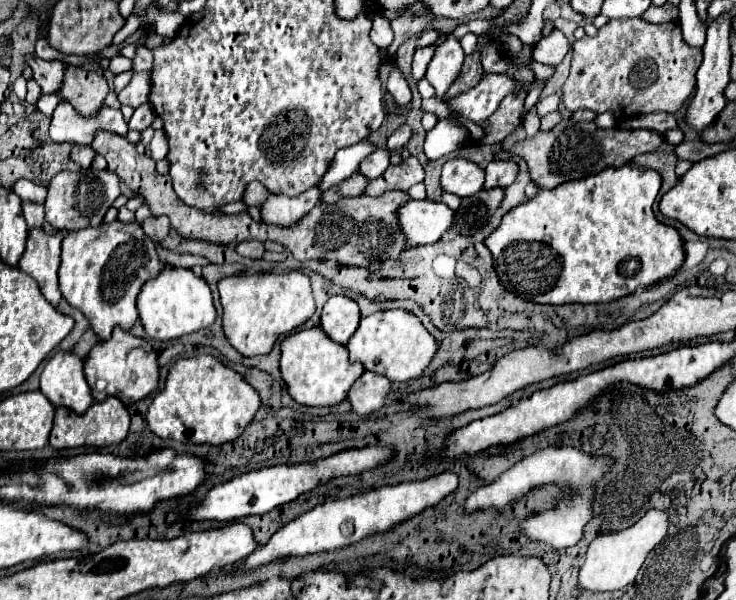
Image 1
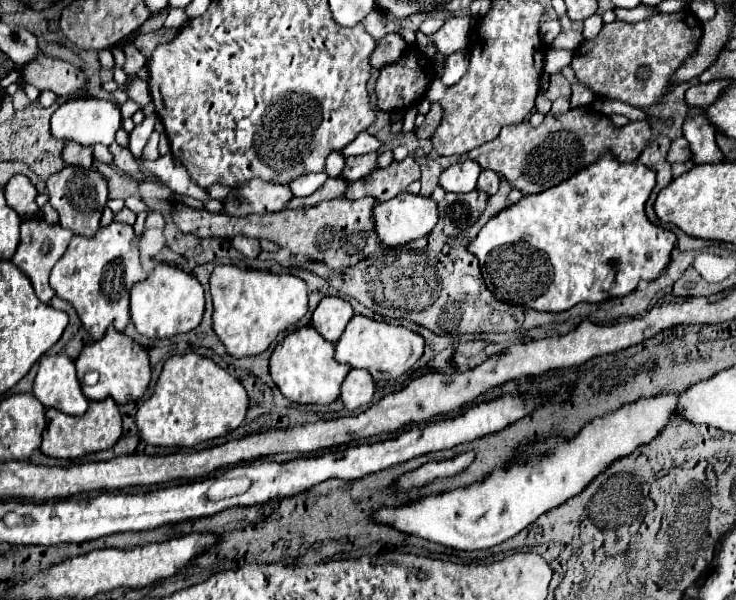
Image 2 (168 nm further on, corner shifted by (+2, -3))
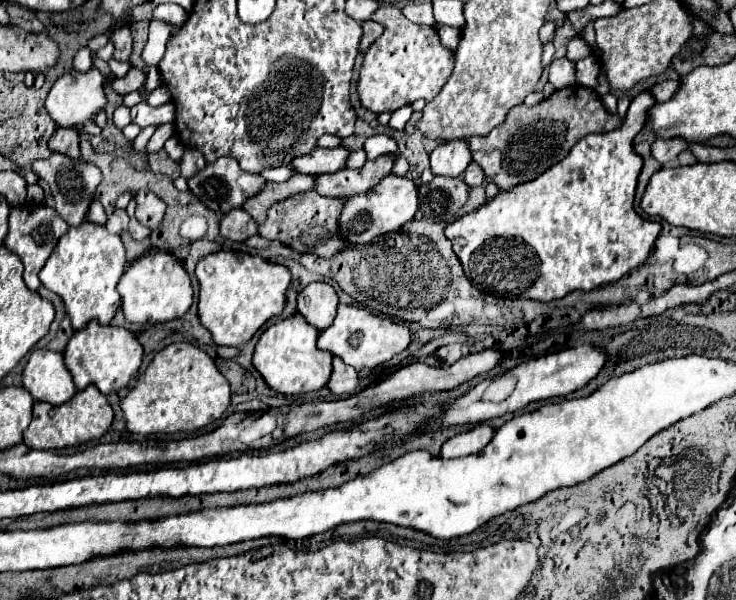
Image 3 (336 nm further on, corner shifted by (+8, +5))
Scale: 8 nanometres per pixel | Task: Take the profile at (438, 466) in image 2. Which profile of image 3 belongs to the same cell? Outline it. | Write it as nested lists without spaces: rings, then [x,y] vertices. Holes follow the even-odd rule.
[[[479,425],[471,431],[459,433],[459,435],[451,437],[447,443],[443,443],[443,447],[439,451],[439,457],[441,459],[455,459],[455,457],[465,457],[465,455],[477,453],[491,441],[493,433],[495,431],[487,425]]]

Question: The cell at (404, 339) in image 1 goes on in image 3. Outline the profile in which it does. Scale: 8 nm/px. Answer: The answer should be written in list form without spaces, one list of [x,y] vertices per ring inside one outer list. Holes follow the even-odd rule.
[[[339,305],[337,317],[331,323],[331,327],[319,333],[317,347],[331,351],[335,357],[341,357],[347,365],[355,367],[357,371],[363,371],[363,369],[375,369],[377,365],[391,361],[395,355],[399,355],[409,347],[409,341],[411,331],[405,323],[393,323],[387,317],[367,313],[365,309],[353,305]]]

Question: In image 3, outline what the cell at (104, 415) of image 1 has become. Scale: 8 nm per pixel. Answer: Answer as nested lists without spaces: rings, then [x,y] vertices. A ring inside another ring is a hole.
[[[87,387],[77,391],[73,399],[55,407],[49,403],[33,405],[33,421],[23,433],[23,443],[31,449],[63,449],[73,445],[83,445],[91,439],[103,437],[113,423],[113,409],[107,403],[107,397],[97,387]]]

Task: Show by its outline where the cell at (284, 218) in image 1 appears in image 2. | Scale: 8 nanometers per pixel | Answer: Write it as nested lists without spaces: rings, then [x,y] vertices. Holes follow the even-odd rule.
[[[251,179],[245,181],[243,185],[237,185],[231,189],[229,197],[223,199],[223,213],[229,217],[245,217],[251,213],[277,213],[281,209],[285,209],[285,203],[291,199],[293,195],[289,195],[289,187],[287,185],[277,185],[277,183],[269,183],[263,179]]]

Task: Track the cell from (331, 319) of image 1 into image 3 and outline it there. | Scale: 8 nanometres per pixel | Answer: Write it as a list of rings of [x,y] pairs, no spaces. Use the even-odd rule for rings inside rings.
[[[311,283],[297,297],[299,313],[319,331],[327,329],[333,323],[337,305],[337,293],[329,283]]]

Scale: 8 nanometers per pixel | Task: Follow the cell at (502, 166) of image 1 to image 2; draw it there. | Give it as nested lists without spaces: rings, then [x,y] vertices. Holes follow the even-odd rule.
[[[481,171],[481,175],[479,175],[479,181],[477,181],[477,187],[481,189],[481,191],[485,191],[487,195],[493,195],[493,193],[497,193],[497,189],[499,189],[499,175],[495,173],[495,171]]]

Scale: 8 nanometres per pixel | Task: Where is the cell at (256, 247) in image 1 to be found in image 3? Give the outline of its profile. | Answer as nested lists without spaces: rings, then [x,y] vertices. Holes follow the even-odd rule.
[[[233,209],[221,219],[221,235],[231,241],[247,241],[249,237],[257,235],[257,223],[247,215],[243,209]]]

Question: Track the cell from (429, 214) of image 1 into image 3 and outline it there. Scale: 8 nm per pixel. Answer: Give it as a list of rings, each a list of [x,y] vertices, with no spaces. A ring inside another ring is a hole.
[[[389,175],[377,187],[373,187],[373,191],[367,191],[363,195],[353,195],[345,201],[343,215],[339,221],[341,235],[353,245],[365,245],[379,235],[395,231],[395,227],[403,227],[407,221],[415,217],[417,211],[419,211],[419,195],[415,183],[411,183],[411,179],[407,177]]]

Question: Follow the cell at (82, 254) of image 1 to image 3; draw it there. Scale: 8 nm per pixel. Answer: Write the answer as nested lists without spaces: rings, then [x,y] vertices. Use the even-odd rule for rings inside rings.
[[[85,221],[79,227],[71,227],[59,239],[55,251],[41,269],[39,279],[49,291],[63,299],[73,329],[83,329],[93,319],[103,325],[111,323],[117,309],[121,307],[121,297],[115,287],[123,277],[125,267],[127,259],[121,237],[109,233],[105,225]]]

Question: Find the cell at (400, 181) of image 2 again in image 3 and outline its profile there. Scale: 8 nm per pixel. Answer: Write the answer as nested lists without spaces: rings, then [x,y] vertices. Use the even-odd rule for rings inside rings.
[[[385,153],[373,161],[367,161],[361,169],[345,169],[337,173],[317,175],[315,191],[325,197],[341,197],[341,199],[367,193],[381,179],[391,175],[395,159],[397,159],[397,153]]]

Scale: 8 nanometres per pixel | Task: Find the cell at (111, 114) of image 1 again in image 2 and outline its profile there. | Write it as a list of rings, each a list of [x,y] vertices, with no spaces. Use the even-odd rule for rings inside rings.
[[[75,97],[67,99],[59,109],[51,115],[51,133],[63,141],[77,141],[81,145],[111,145],[115,139],[115,131],[121,127],[121,113],[119,107],[107,99],[95,97]]]

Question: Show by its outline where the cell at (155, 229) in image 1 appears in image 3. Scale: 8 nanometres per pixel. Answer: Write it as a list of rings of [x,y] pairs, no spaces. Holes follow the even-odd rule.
[[[147,189],[137,191],[135,197],[137,197],[135,217],[139,219],[139,223],[155,229],[161,223],[163,215],[165,215],[165,203],[157,195],[153,195],[151,191],[147,191]]]

